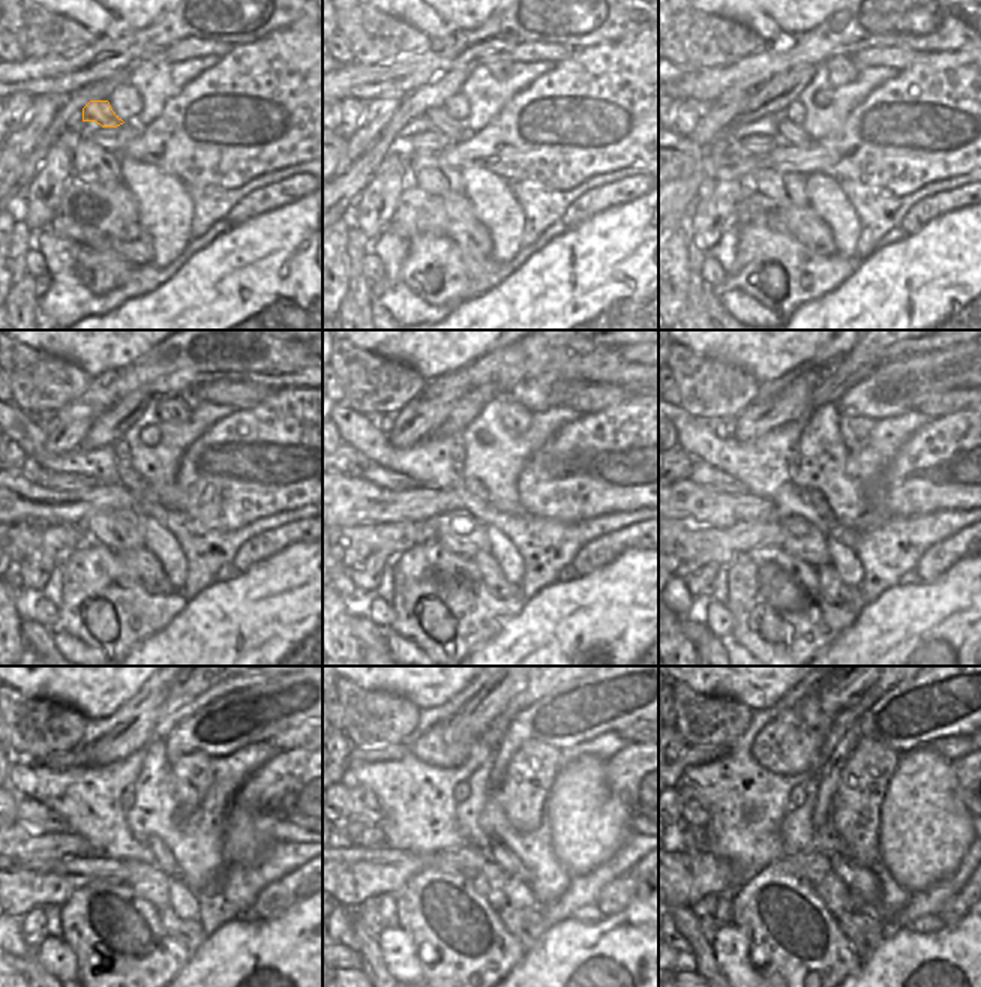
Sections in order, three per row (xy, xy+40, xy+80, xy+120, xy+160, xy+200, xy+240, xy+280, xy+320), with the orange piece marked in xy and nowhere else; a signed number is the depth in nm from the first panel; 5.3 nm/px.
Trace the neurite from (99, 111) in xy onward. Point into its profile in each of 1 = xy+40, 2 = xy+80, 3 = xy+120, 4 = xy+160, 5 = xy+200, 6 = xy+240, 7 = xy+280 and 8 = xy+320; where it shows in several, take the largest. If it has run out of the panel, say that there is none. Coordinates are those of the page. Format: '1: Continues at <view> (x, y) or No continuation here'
1: Continues at xy+40 (458, 131)
2: Continues at xy+80 (791, 134)
3: Continues at xy+120 (128, 477)
4: Continues at xy+160 (473, 486)
5: Continues at xy+200 (815, 500)
6: Continues at xy+240 (164, 860)
7: Continues at xy+280 (512, 867)
8: Continues at xy+320 (858, 879)

